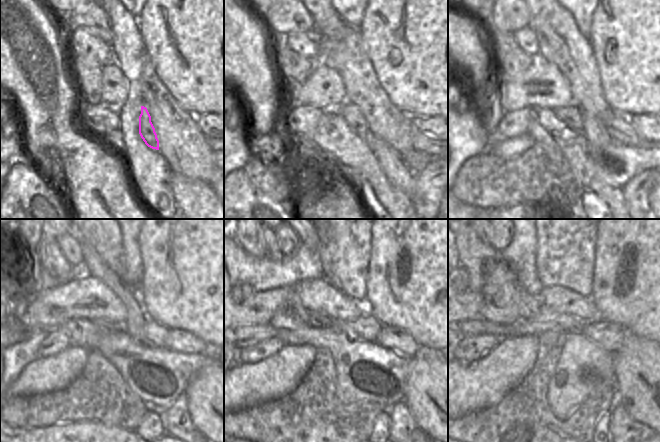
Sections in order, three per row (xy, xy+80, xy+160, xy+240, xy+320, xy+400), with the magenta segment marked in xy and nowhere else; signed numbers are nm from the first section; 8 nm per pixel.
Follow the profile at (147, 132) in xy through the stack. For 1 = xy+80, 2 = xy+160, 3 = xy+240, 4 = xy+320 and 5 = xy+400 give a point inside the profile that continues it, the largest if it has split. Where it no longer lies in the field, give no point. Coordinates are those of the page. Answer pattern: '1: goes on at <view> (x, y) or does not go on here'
1: goes on at xy+80 (351, 113)
2: goes on at xy+160 (571, 115)
3: goes on at xy+240 (105, 327)
4: goes on at xy+320 (317, 320)
5: goes on at xy+400 (529, 305)

